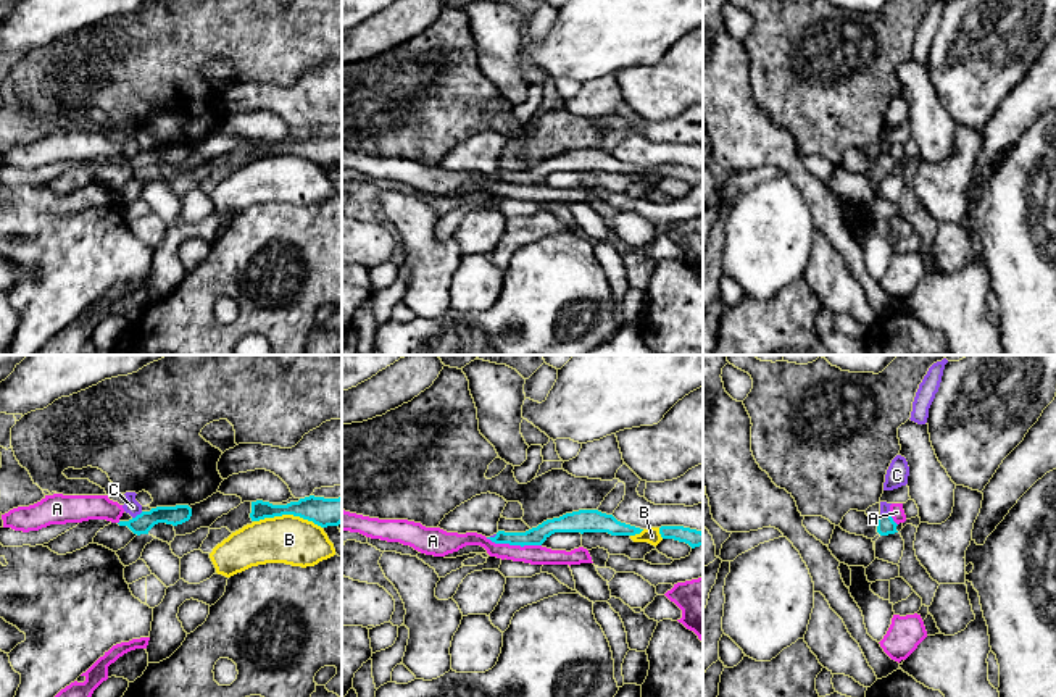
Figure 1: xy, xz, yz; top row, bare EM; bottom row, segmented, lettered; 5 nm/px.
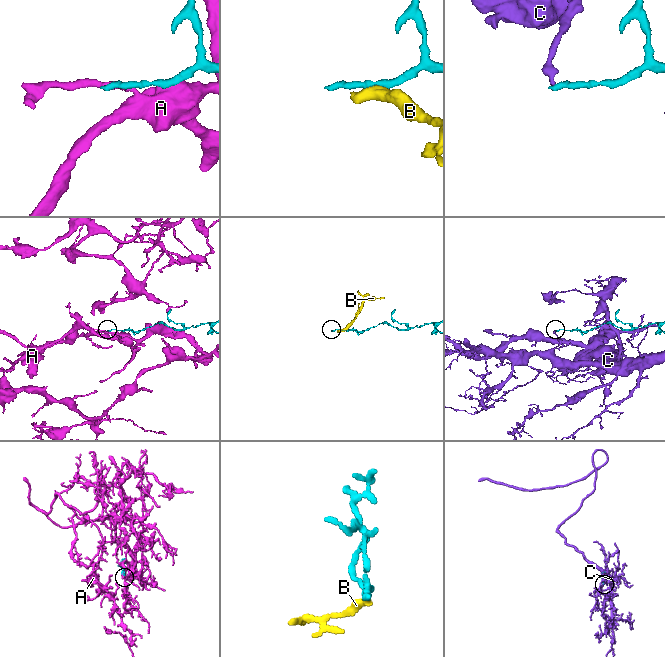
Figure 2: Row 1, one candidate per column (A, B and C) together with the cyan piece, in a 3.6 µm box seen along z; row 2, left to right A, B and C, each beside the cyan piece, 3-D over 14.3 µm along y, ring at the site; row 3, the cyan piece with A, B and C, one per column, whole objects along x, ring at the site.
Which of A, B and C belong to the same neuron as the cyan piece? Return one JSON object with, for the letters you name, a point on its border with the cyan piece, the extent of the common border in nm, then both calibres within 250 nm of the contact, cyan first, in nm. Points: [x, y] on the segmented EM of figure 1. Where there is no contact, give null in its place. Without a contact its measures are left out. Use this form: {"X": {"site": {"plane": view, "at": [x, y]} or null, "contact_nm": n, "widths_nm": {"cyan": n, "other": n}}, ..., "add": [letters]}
{"add": []}

